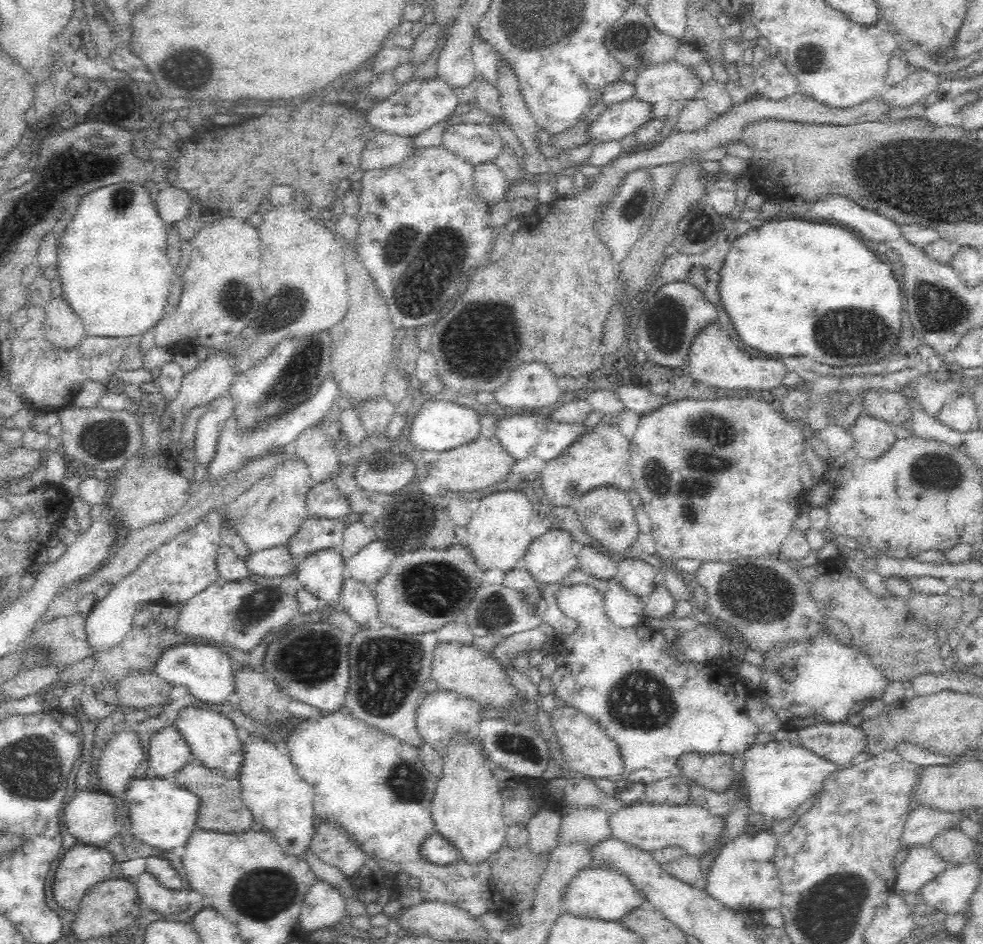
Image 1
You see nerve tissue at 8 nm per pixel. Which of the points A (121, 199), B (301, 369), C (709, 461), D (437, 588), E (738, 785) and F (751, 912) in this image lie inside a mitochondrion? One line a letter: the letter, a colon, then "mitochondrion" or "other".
A: mitochondrion
B: mitochondrion
C: mitochondrion
D: mitochondrion
E: other
F: other

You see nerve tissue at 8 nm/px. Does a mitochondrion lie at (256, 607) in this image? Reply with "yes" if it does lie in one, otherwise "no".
yes

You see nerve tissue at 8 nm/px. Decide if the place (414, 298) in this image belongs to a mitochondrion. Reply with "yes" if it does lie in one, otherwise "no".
yes

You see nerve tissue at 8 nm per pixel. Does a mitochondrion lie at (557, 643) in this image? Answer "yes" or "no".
no

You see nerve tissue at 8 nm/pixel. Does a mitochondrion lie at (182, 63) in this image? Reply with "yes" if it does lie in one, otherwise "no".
no

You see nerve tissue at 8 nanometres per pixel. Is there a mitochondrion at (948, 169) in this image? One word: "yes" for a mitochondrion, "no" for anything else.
yes

